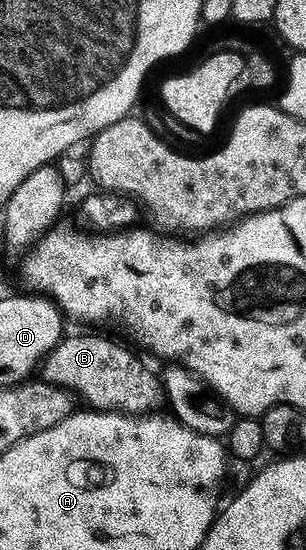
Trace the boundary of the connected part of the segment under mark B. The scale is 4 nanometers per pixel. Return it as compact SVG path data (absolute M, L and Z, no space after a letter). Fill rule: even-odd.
M101 332L87 333L91 334L68 333L46 354L41 363L42 381L71 391L84 407L92 410L136 416L158 411L165 402L162 381L143 367L136 351L110 342Z

